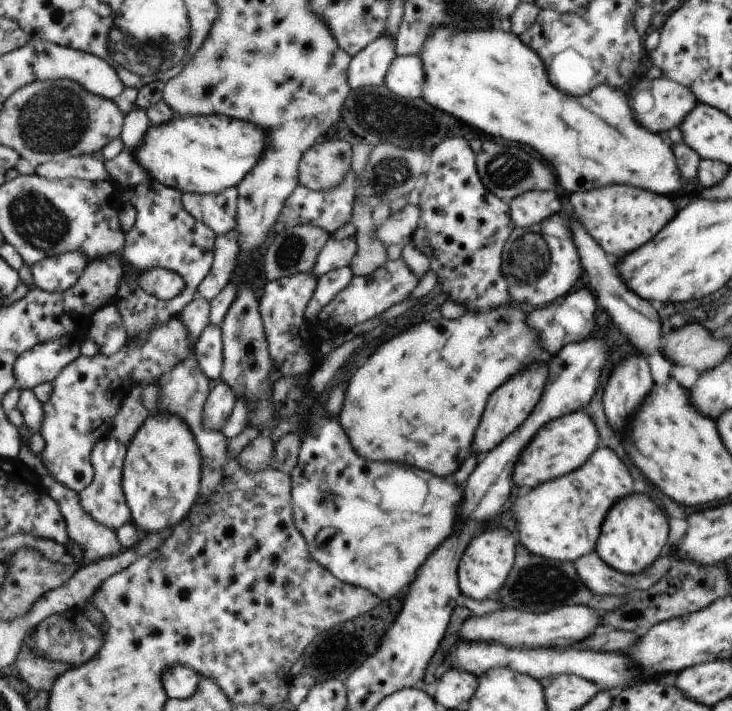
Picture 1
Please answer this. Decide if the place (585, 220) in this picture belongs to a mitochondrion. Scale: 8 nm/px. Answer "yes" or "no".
no

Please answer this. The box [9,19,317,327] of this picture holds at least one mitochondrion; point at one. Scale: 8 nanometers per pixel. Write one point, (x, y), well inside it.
(49, 123)

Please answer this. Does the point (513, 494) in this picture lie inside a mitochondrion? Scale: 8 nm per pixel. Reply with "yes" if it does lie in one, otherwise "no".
no

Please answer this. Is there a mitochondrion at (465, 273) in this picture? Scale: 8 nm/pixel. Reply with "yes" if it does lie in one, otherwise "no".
no

